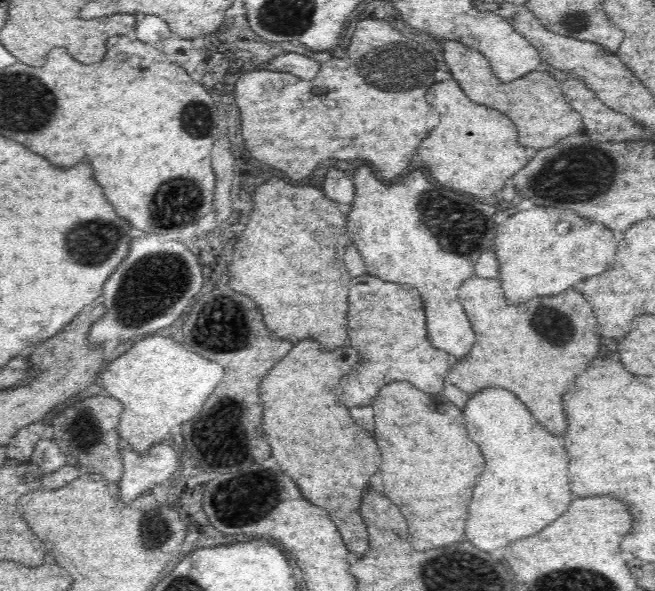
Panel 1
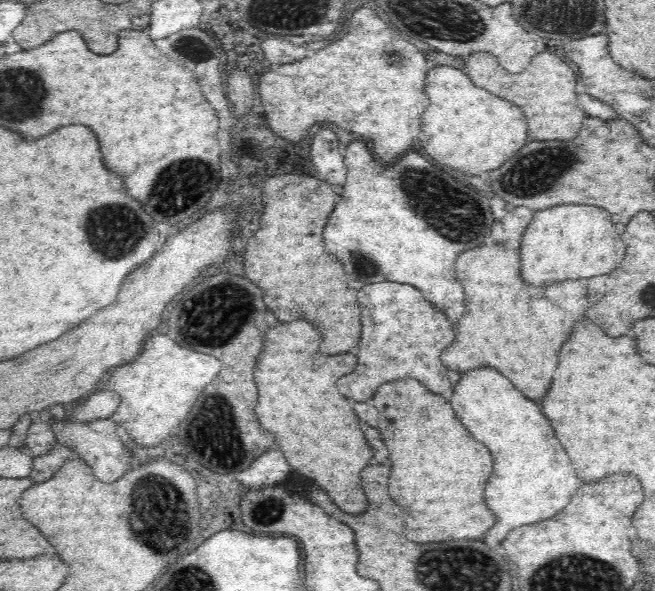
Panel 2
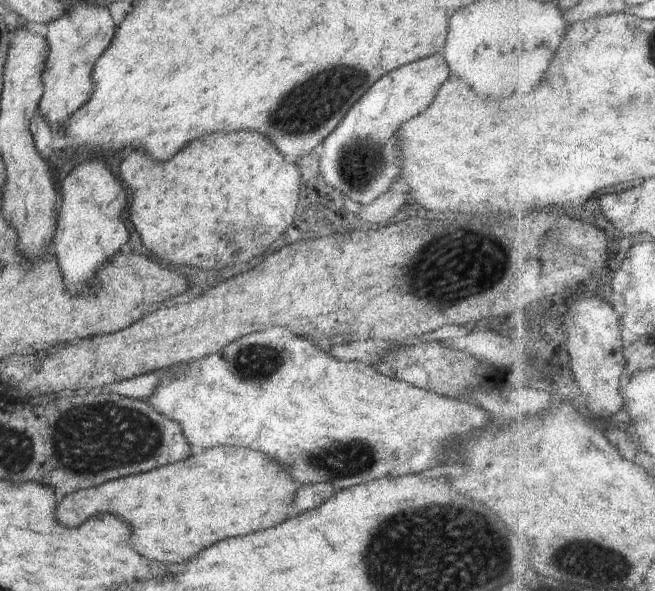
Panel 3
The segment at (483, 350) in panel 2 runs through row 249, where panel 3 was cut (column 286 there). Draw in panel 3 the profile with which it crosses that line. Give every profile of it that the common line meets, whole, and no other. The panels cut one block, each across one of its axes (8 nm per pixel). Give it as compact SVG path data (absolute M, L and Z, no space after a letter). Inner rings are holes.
M219 446L218 448L194 451L190 458L144 472L136 476L118 478L112 482L80 489L64 497L56 508L56 520L74 528L100 512L114 514L130 526L134 550L152 562L184 562L196 556L200 550L210 548L218 541L246 536L272 528L293 516L294 496L298 486L290 480L284 466L274 462L268 454L244 447Z

